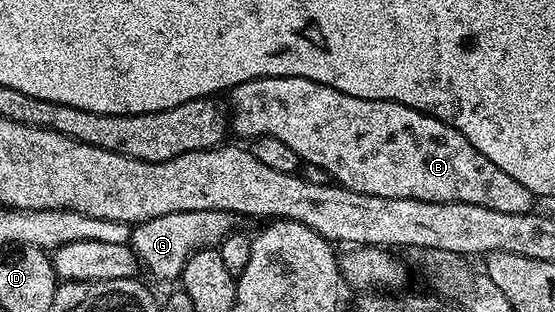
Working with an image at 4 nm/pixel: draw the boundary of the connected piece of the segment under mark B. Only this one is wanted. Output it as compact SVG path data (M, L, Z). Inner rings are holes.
M259 77L253 81L244 81L241 85L236 85L227 94L228 101L232 104L232 119L230 115L230 129L240 137L251 139L253 137L273 137L282 139L286 147L291 147L299 155L301 162L322 167L332 176L333 182L338 185L344 185L350 191L362 191L362 195L382 195L386 199L422 199L423 201L433 201L434 203L474 203L478 207L490 207L494 211L506 211L507 213L526 213L533 208L534 198L532 193L518 179L506 175L502 167L490 163L486 155L479 153L452 125L444 121L439 121L436 117L431 117L429 113L423 113L417 109L406 107L397 101L379 101L378 99L358 99L354 95L346 95L334 87L326 87L314 79L302 79L301 77Z

